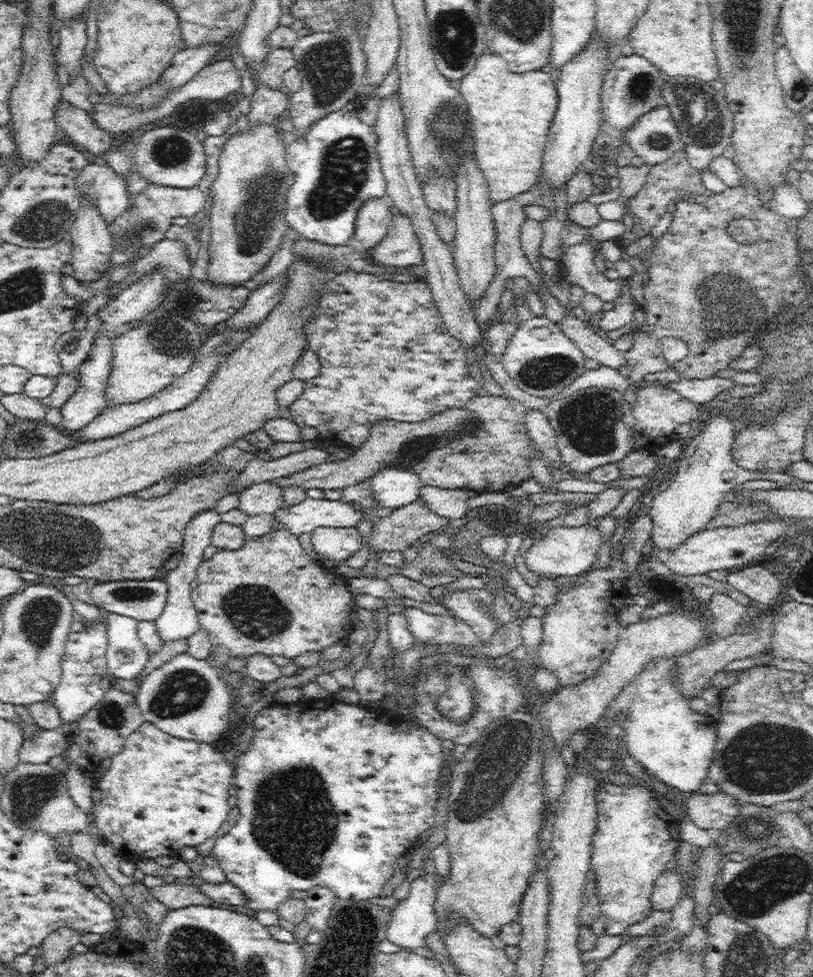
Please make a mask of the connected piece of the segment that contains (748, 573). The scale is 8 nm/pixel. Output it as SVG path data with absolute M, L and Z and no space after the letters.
M754 563L732 570L727 575L727 582L748 596L751 601L766 606L779 605L785 598L783 583L774 577L774 573Z

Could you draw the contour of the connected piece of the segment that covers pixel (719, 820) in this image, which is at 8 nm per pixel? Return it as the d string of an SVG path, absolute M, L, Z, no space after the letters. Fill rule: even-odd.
M722 791L714 794L696 792L684 797L689 819L701 829L721 832L741 814L736 799Z

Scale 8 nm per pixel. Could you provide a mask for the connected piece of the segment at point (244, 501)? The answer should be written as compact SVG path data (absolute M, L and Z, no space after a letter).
M266 481L253 484L250 488L238 493L238 509L244 511L248 516L270 514L278 509L284 508L283 488Z

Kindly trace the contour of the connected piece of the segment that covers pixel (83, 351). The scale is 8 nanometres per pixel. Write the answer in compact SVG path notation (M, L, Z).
M96 313L88 317L87 326L83 331L77 332L73 329L58 338L58 342L54 344L54 351L62 364L62 372L58 375L75 372L86 360L94 342L94 336L100 331L100 326L102 326L102 320Z

